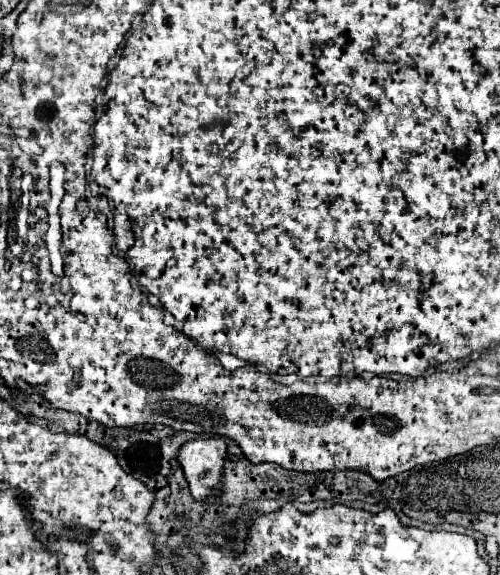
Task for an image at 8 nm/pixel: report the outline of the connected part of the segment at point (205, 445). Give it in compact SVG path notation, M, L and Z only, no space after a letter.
M193 438L181 444L177 460L195 500L205 500L219 490L225 442L221 438Z

